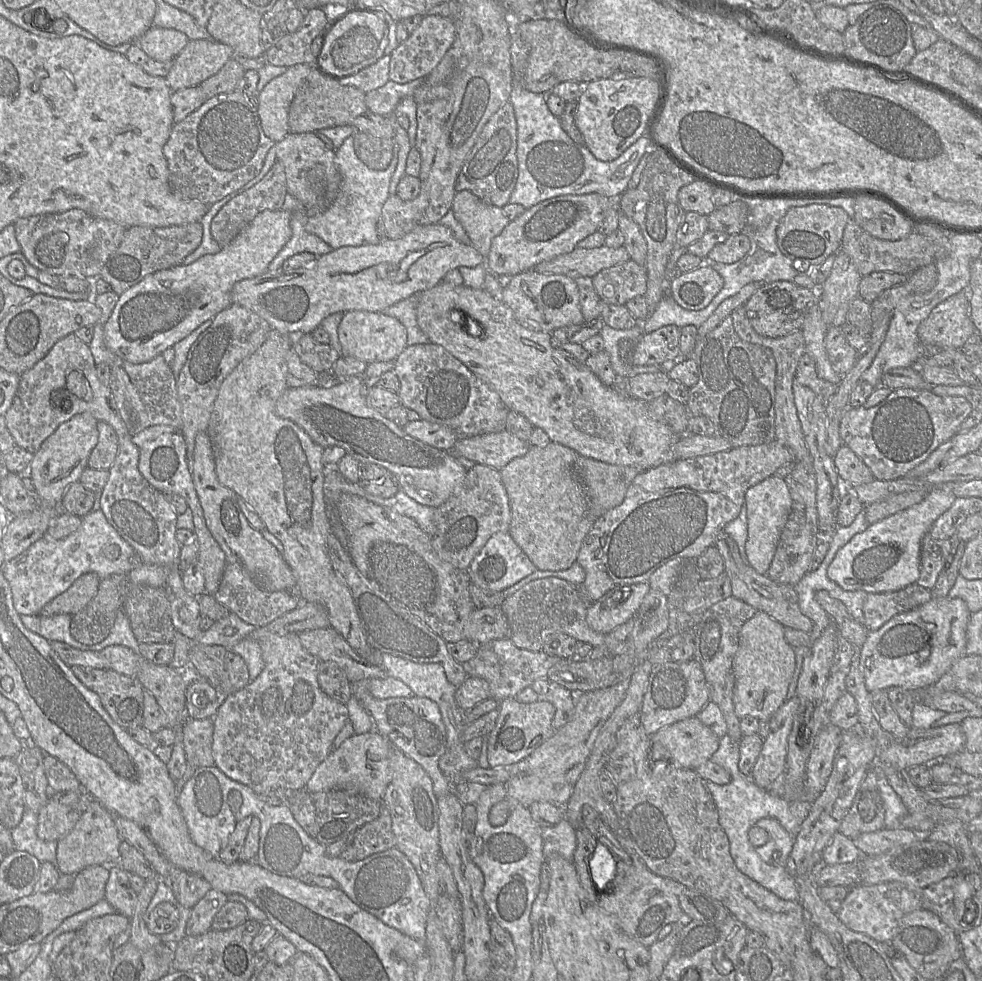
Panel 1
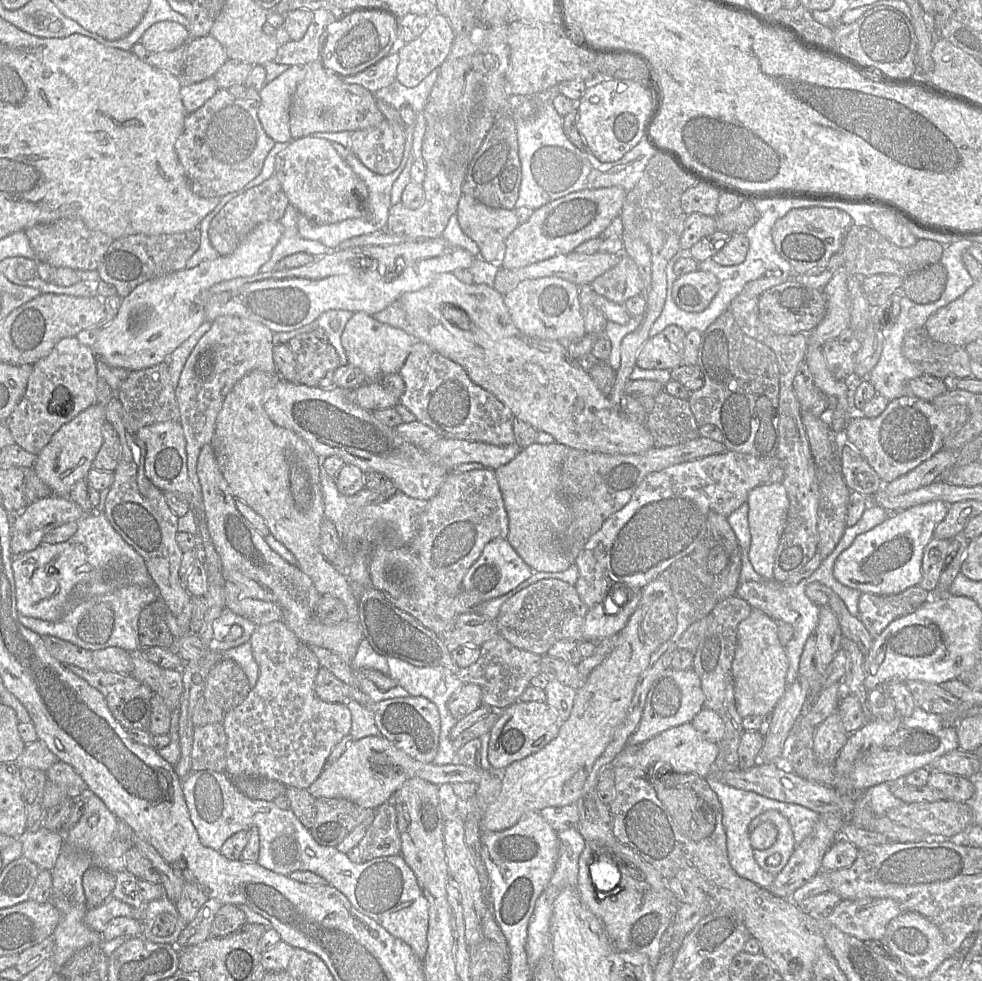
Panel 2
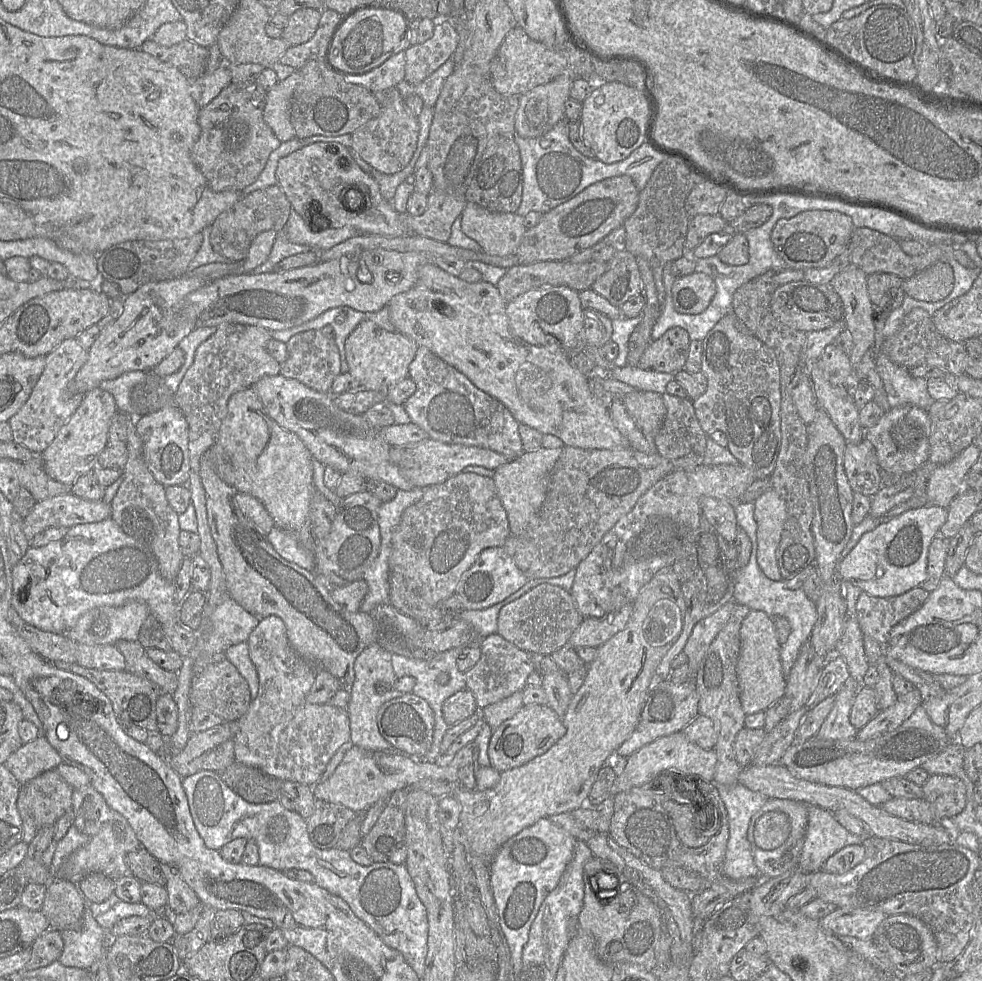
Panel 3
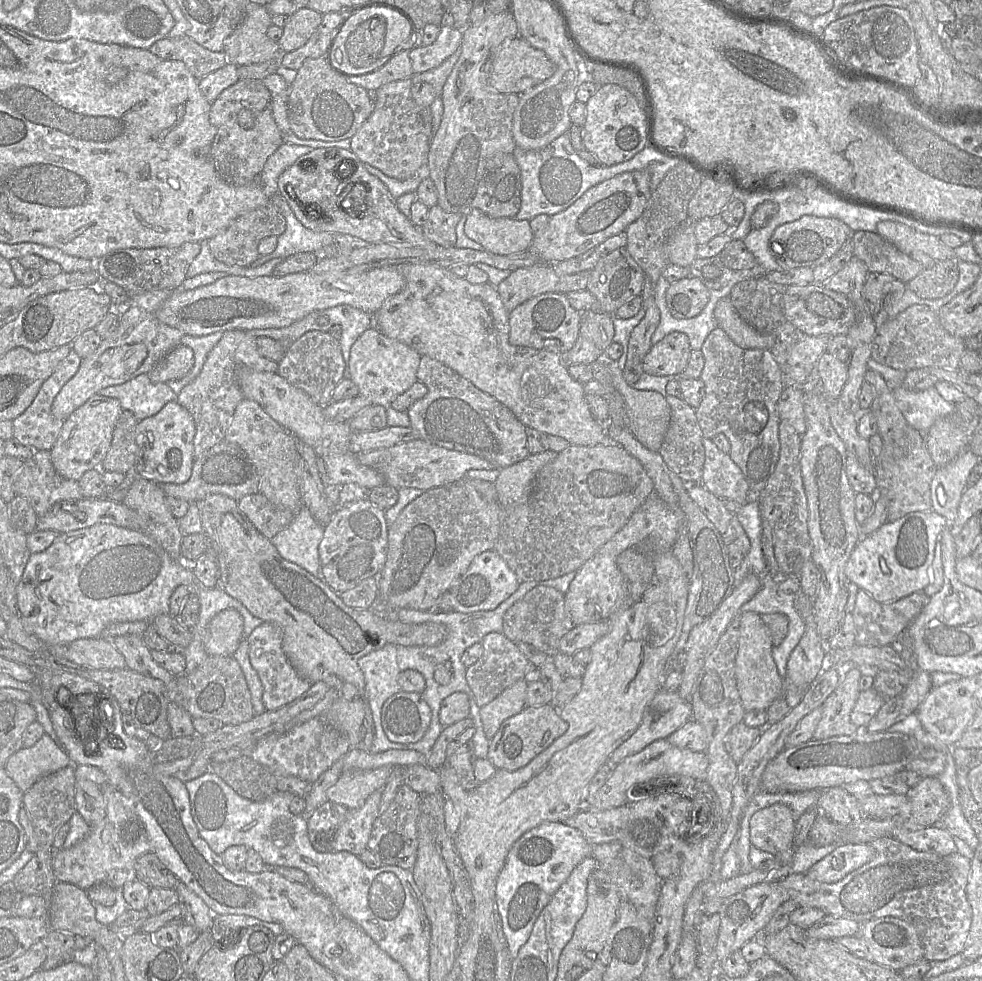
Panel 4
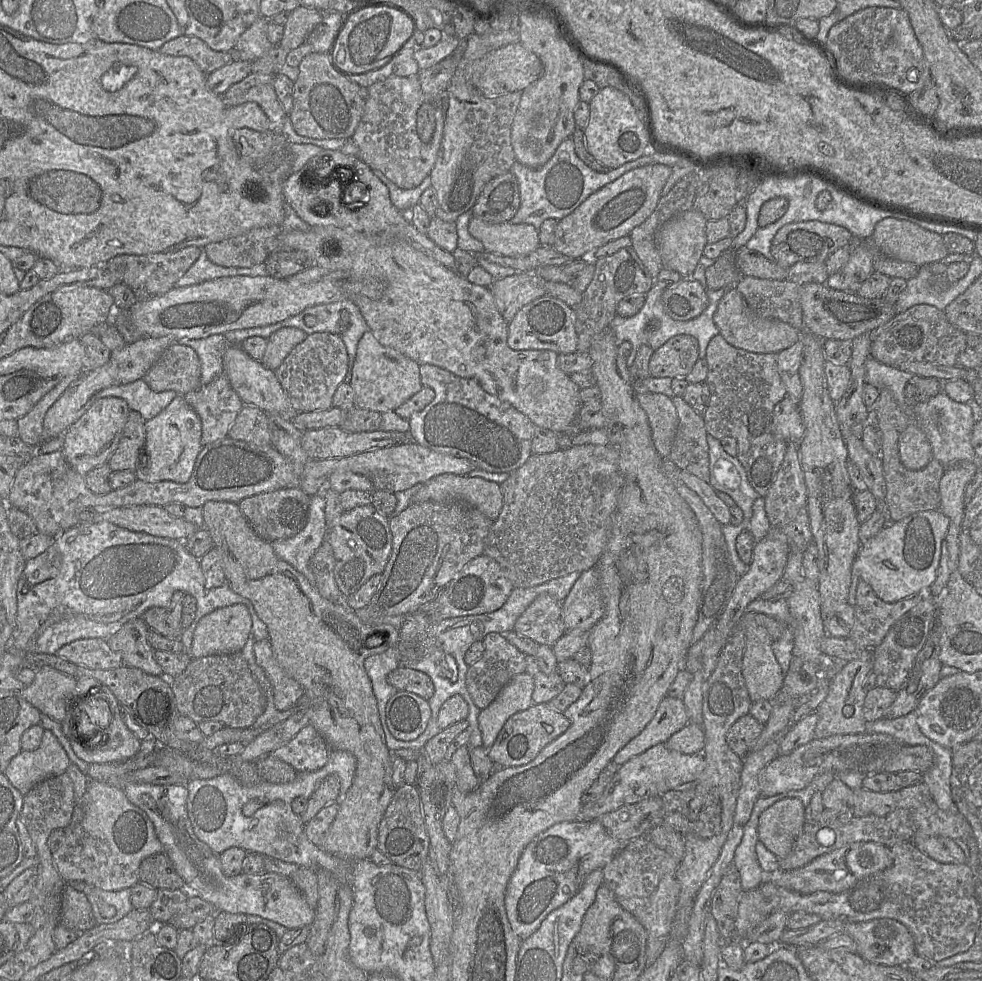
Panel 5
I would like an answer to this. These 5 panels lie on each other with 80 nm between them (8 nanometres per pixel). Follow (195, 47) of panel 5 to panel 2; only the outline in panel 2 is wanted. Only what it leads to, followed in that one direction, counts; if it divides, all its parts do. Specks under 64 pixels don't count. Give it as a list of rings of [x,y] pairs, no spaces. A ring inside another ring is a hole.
[[[138,42],[131,51],[147,64],[178,77],[186,65],[186,47],[187,43],[172,51],[150,52]]]

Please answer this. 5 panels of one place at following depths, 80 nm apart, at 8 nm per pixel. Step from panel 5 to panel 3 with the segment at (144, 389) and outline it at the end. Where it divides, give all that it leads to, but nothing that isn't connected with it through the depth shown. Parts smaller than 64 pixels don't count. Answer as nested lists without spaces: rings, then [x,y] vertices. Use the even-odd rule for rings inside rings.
[[[130,371],[115,379],[103,381],[99,387],[114,397],[119,412],[134,416],[130,395],[133,388],[142,383],[146,377],[147,371]]]

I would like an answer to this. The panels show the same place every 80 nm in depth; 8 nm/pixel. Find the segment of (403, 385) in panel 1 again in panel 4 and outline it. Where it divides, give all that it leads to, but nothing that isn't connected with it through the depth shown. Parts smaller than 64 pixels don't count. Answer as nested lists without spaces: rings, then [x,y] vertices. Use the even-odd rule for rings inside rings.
[[[426,355],[420,357],[416,376],[427,387],[427,393],[406,413],[411,428],[421,439],[449,450],[478,456],[493,464],[495,469],[509,467],[529,455],[526,427],[497,399]]]

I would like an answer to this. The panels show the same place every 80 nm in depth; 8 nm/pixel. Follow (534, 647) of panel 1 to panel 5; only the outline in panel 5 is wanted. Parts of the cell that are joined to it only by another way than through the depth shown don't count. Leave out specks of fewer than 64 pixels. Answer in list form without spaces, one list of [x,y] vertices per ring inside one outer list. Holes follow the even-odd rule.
[[[547,594],[539,595],[517,619],[513,631],[552,647],[567,632],[561,604]]]

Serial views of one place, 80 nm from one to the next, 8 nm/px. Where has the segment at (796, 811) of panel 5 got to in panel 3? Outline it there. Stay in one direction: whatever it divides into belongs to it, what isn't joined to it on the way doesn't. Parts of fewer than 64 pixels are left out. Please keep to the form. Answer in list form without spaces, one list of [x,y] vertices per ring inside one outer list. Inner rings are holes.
[[[766,812],[758,819],[754,827],[755,845],[763,850],[774,850],[787,840],[790,831],[790,821],[785,813]]]

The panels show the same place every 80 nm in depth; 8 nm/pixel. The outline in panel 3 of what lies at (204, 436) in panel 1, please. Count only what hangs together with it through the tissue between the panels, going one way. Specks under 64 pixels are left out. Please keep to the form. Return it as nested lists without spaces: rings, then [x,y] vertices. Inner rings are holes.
[[[209,450],[201,458],[199,476],[206,493],[207,522],[223,567],[229,596],[258,618],[278,616],[285,624],[288,641],[294,650],[316,668],[331,673],[349,690],[355,679],[355,659],[366,647],[376,643],[374,622],[370,614],[359,610],[347,611],[332,599],[330,587],[316,573],[285,560],[276,552],[266,536],[237,507],[236,491],[216,473],[209,460]]]

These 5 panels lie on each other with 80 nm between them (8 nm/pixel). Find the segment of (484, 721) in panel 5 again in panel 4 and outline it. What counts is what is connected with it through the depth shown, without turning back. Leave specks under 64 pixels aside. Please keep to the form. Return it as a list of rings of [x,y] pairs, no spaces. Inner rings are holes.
[[[523,678],[505,689],[499,696],[481,707],[480,716],[489,740],[508,718],[520,713],[526,706],[528,682]]]

